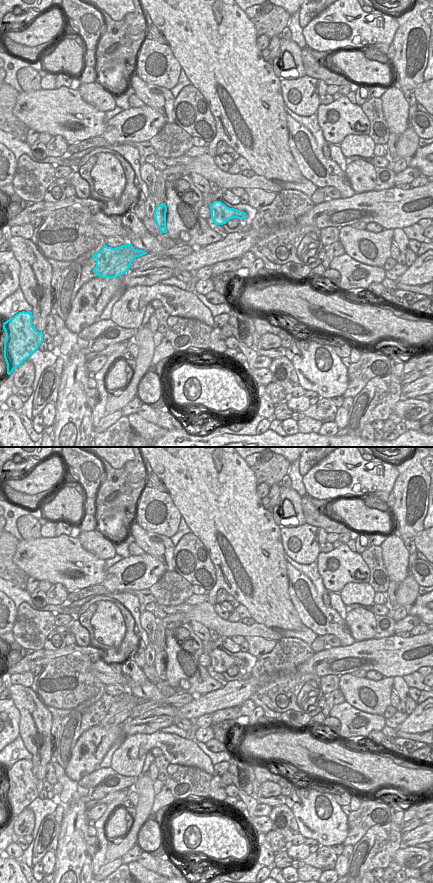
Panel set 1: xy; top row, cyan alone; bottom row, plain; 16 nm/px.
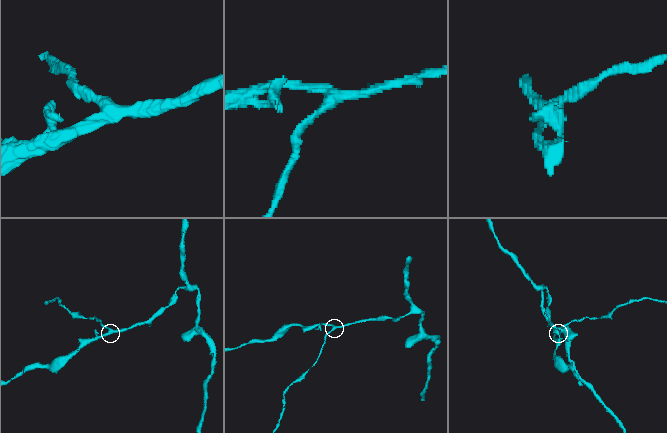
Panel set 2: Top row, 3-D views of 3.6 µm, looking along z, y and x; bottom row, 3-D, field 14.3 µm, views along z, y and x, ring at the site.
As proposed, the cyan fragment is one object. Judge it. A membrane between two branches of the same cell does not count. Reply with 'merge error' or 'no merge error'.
no merge error

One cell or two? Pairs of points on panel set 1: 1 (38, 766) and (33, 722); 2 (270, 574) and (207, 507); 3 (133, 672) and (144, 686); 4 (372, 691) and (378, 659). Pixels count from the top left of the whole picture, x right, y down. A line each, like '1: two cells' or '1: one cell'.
1: one cell
2: one cell
3: one cell
4: two cells

